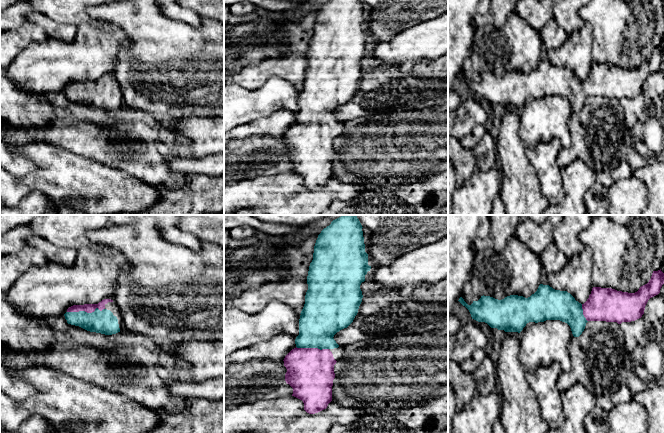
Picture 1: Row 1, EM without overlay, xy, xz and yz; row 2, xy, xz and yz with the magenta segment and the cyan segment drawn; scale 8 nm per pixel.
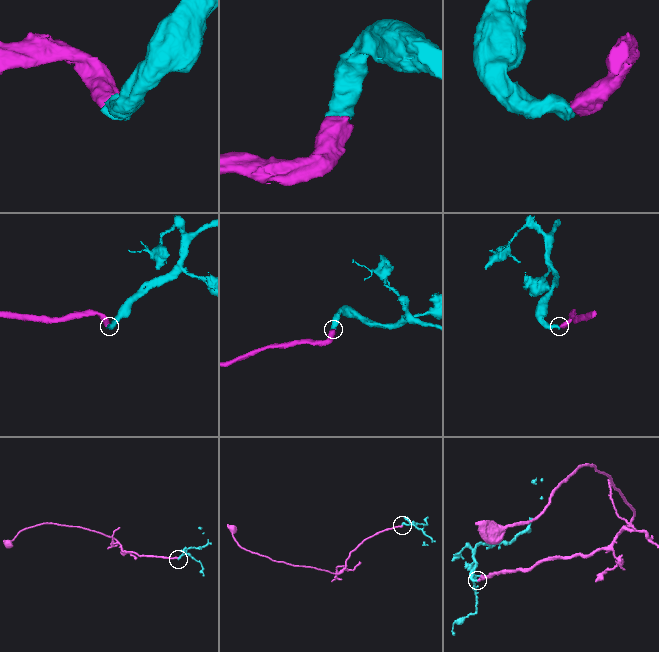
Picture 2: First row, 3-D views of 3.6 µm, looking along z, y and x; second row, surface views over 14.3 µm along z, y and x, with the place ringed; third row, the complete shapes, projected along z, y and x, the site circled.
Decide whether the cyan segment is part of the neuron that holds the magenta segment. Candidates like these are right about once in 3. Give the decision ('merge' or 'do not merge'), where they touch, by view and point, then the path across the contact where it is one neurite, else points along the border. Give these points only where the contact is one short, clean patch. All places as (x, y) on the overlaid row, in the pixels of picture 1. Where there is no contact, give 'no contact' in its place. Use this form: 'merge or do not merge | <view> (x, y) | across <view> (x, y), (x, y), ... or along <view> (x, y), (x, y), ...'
merge | xy (85, 311) | across xy (89, 308), (85, 311), (91, 317), (104, 322)

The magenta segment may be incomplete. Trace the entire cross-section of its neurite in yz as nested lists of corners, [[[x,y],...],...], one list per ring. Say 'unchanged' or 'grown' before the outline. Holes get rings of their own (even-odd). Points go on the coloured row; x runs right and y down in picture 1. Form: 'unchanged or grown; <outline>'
grown; [[[660,269],[653,271],[649,282],[641,286],[635,293],[617,291],[612,288],[593,287],[584,304],[576,301],[567,291],[555,290],[549,285],[543,284],[540,284],[537,291],[528,298],[510,295],[498,300],[483,295],[478,301],[473,301],[471,305],[468,305],[462,297],[458,301],[469,310],[472,319],[485,322],[491,328],[520,333],[529,322],[560,320],[570,326],[574,337],[579,337],[588,321],[606,321],[621,324],[622,322],[631,322],[641,318],[648,300],[660,293],[663,284],[664,273]]]

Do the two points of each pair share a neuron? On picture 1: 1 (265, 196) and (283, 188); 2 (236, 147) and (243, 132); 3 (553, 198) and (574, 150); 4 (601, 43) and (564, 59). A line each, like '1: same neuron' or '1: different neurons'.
1: same neuron
2: different neurons
3: different neurons
4: different neurons

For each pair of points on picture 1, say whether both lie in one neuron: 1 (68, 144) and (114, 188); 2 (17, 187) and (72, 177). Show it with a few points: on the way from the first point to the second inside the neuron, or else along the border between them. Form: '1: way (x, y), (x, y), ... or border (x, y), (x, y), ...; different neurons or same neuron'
1: border (59, 147), (103, 164); different neurons
2: way (31, 182), (58, 178); same neuron

